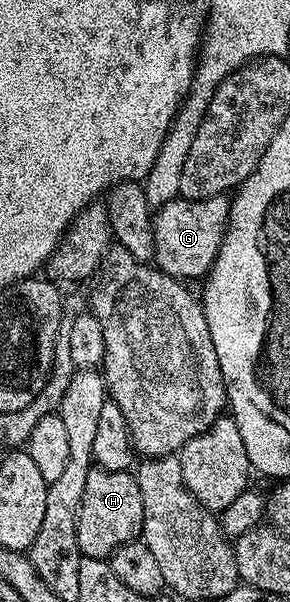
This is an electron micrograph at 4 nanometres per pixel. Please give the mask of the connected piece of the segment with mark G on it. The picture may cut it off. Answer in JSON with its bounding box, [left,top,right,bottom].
[153,194,231,279]

